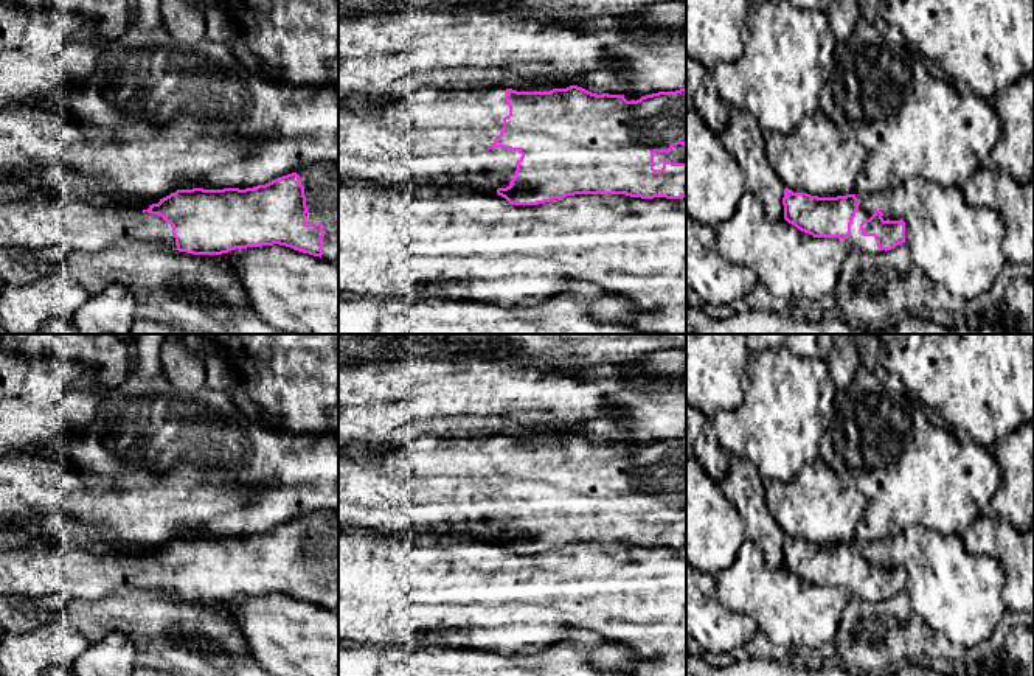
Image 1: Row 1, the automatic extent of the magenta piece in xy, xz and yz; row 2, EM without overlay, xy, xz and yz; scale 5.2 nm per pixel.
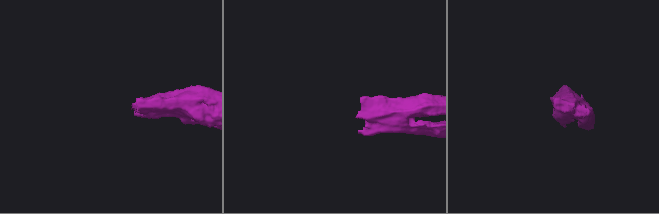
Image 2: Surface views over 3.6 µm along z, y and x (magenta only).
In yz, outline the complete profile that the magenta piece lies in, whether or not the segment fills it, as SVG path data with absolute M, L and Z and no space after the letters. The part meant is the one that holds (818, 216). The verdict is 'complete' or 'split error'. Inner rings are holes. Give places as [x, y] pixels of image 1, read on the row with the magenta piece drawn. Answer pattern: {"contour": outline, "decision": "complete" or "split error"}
{"contour": "M784 190L784 219L814 238L838 238L849 249L880 253L905 242L905 222L865 208L855 194L818 197Z", "decision": "split error"}

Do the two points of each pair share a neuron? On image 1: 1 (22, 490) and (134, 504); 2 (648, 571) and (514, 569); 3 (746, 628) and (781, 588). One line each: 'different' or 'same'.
1: same
2: same
3: different

